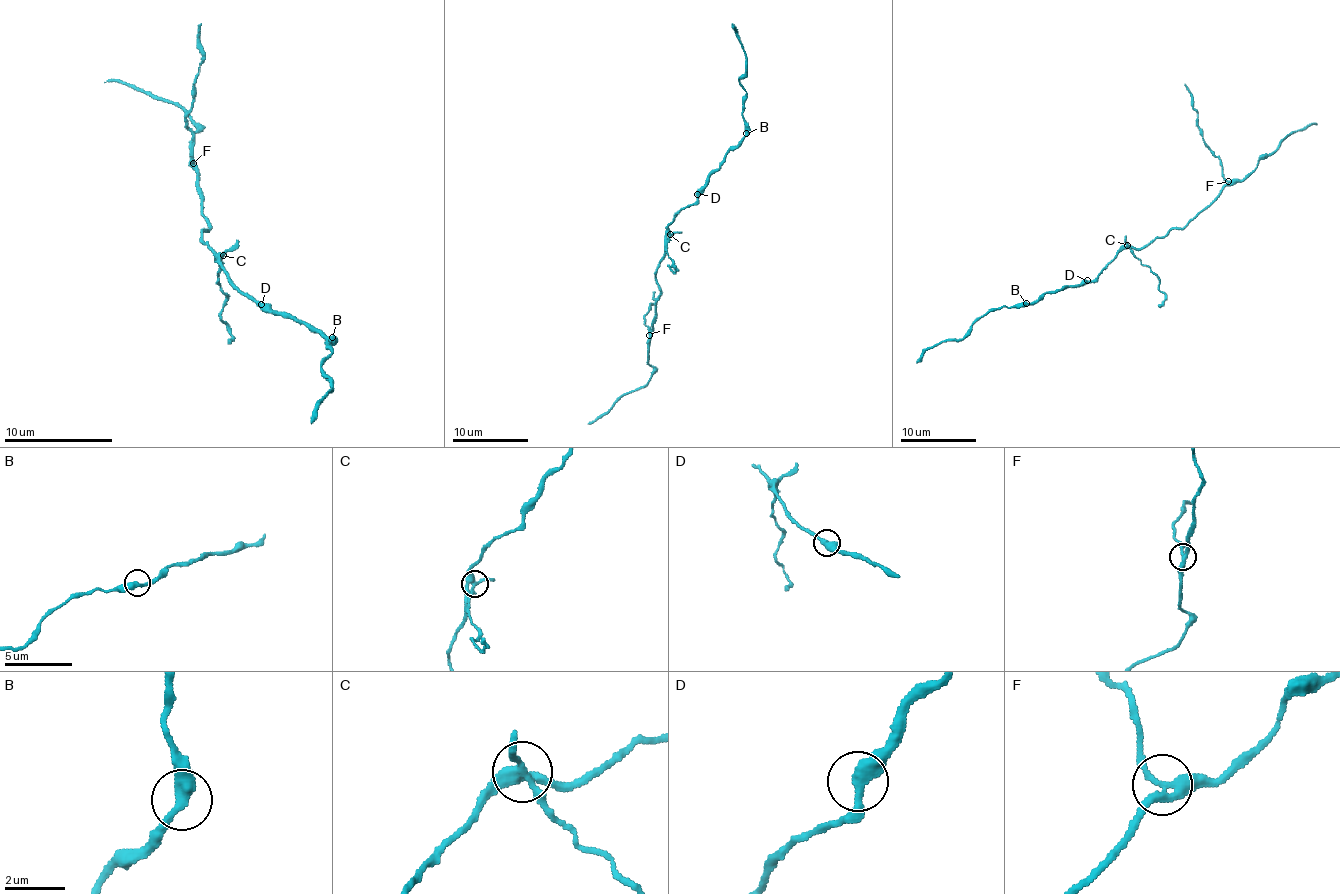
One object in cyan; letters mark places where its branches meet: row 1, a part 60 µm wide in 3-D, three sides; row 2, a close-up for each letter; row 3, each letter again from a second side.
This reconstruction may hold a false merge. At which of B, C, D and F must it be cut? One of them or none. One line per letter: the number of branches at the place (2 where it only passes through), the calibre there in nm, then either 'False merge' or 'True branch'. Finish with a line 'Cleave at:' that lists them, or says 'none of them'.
B: Branches: 2. Thickness 360 nm. True branch
C: Branches: 4. Thickness 320 nm. False merge
D: Branches: 2. Thickness 400 nm. True branch
F: Branches: 3. Thickness 320 nm. True branch
Cleave at: C

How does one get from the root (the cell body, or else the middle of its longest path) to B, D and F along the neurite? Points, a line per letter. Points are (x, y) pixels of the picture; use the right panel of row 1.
B: (1121, 252), (1093, 280), (1047, 291), (1036, 301), (1026, 303)
D: (1121, 252), (1093, 280), (1087, 280)
F: (1121, 252), (1125, 248), (1144, 248), (1157, 238), (1163, 238), (1173, 229), (1188, 225), (1228, 181)

